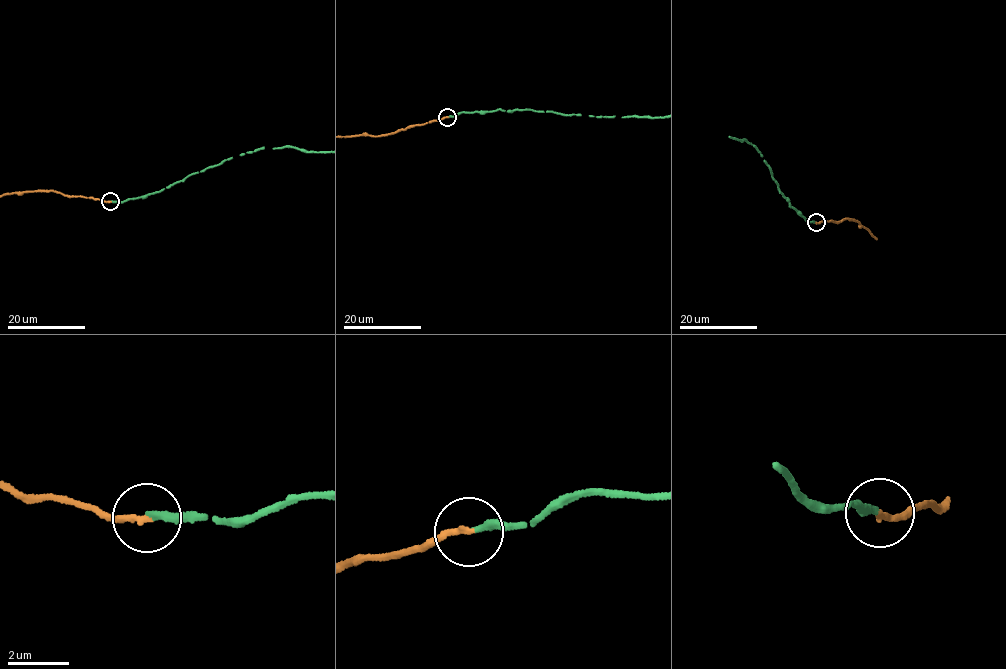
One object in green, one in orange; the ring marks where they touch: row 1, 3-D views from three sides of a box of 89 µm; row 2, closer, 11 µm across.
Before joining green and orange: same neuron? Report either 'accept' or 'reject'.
accept

